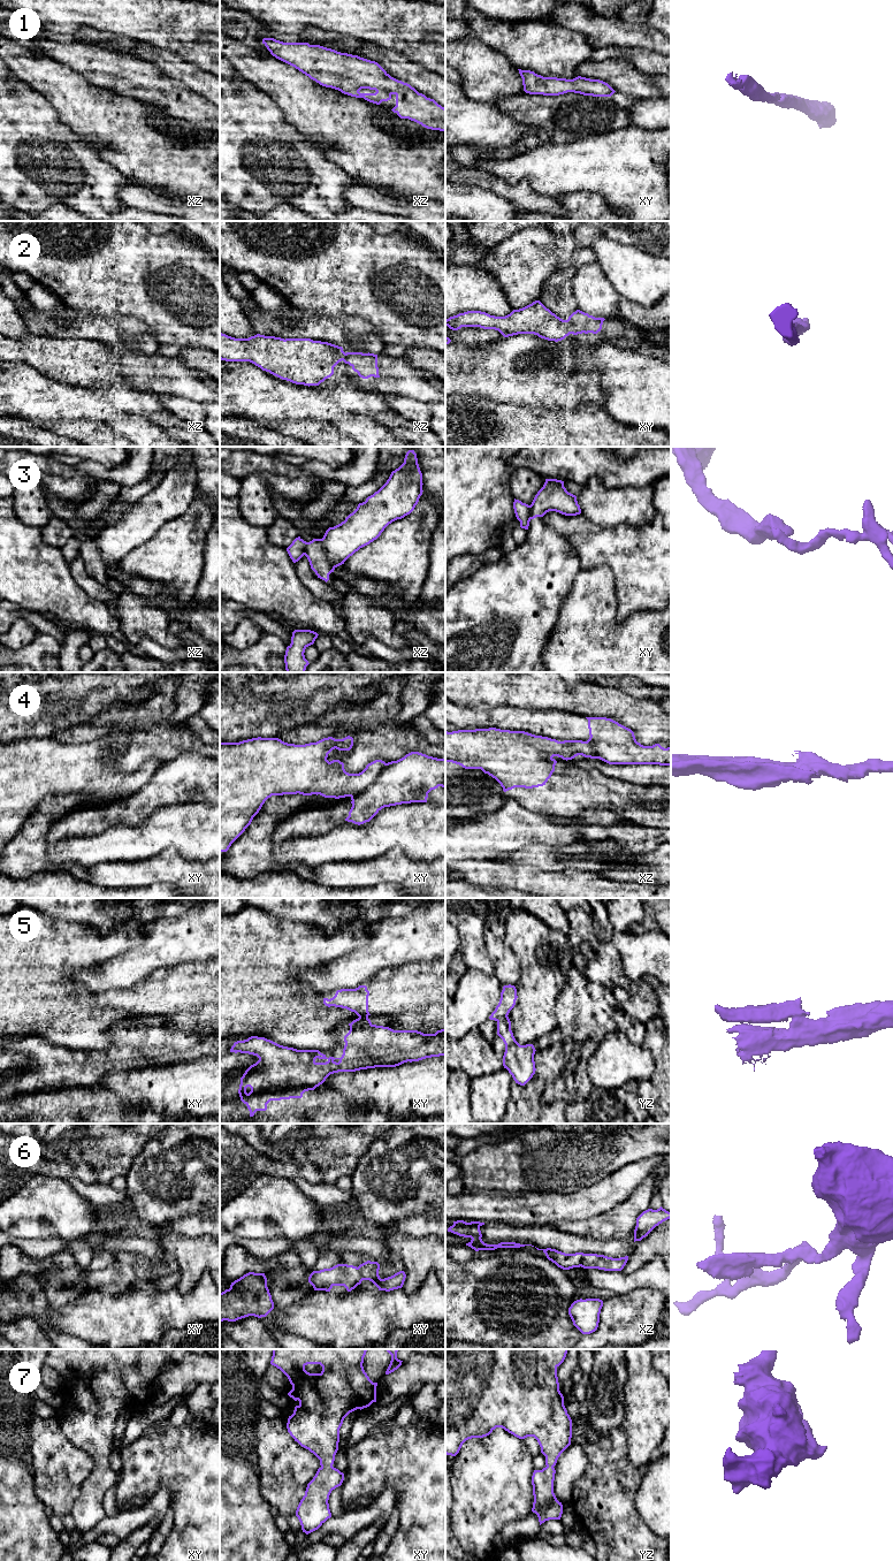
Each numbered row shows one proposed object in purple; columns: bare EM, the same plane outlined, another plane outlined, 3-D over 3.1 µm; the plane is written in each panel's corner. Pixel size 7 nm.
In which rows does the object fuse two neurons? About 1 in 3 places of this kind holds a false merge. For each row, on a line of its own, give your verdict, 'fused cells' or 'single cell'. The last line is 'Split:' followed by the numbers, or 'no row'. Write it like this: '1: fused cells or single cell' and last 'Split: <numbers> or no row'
1: single cell
2: single cell
3: fused cells
4: fused cells
5: fused cells
6: fused cells
7: single cell
Split: 3, 4, 5, 6

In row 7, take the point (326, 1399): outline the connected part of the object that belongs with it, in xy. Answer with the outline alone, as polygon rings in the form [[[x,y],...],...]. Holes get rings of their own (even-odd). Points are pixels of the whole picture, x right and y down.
[[[273,1349],[270,1364],[288,1377],[292,1385],[288,1395],[299,1401],[288,1418],[288,1432],[302,1447],[313,1453],[321,1465],[307,1484],[305,1495],[296,1510],[302,1530],[306,1535],[318,1530],[331,1517],[329,1495],[344,1480],[344,1474],[333,1467],[344,1418],[350,1412],[376,1402],[377,1383],[369,1379],[362,1366],[366,1351],[367,1349]],[[307,1364],[320,1364],[322,1371],[310,1373],[305,1370]]]

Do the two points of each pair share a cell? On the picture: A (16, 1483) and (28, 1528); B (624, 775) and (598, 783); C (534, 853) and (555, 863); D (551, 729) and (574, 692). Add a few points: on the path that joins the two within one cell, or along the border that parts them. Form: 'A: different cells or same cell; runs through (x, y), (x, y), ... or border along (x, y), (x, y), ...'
A: same cell; runs through (16, 1494), (16, 1516)
B: different cells; border along (590, 768), (630, 783), (642, 784)
C: same cell; runs through (539, 854), (550, 860)
D: different cells; border along (536, 708), (554, 708), (589, 717)

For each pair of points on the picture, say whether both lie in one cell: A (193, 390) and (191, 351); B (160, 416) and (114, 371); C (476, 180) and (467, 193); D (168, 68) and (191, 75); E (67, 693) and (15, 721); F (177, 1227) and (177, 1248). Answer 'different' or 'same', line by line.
A: different
B: same
C: different
D: same
E: same
F: different

